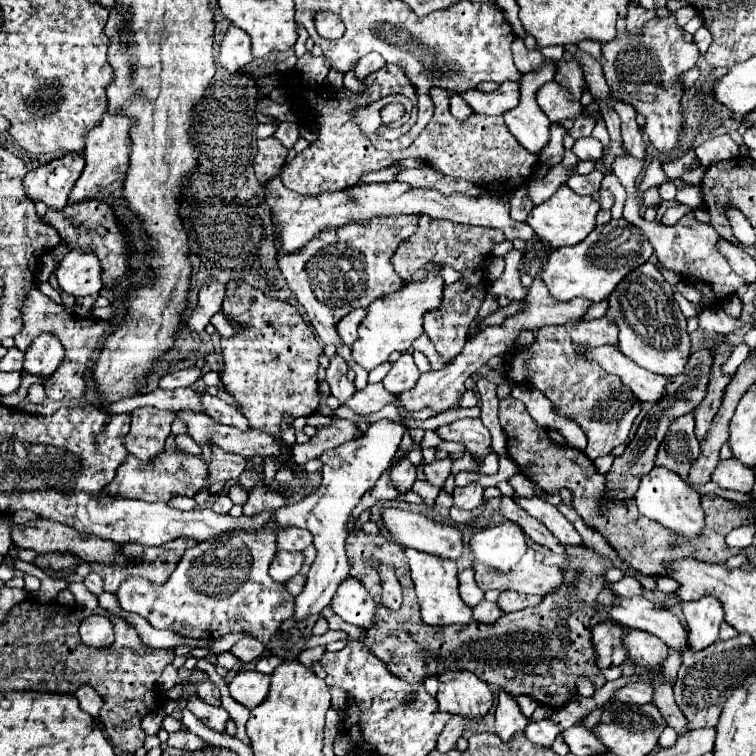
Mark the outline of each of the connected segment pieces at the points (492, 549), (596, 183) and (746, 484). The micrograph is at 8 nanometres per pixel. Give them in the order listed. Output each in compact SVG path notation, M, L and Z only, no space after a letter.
M505 521L497 527L475 533L471 539L471 551L475 561L509 571L525 555L527 535L517 523Z
M595 169L589 175L573 175L567 181L567 187L571 191L575 191L577 195L593 195L601 189L601 181L603 181L603 173L599 169Z
M731 457L731 459L725 459L725 461L717 463L715 471L711 473L711 481L715 481L723 489L749 493L753 489L755 473L747 465L743 465L737 459Z

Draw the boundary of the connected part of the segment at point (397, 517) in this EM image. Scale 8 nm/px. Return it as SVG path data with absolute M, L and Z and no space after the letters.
M385 509L383 513L385 525L391 531L391 535L395 537L395 541L403 547L409 549L417 549L441 559L459 559L463 555L463 531L453 525L453 523L443 523L443 521L433 521L423 517L421 513L413 513L413 511L403 511L403 509Z

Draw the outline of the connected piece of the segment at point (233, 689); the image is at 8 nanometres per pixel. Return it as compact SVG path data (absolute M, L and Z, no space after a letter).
M241 671L229 683L229 693L237 703L245 705L247 709L255 709L267 697L269 685L269 675L261 675L257 671Z

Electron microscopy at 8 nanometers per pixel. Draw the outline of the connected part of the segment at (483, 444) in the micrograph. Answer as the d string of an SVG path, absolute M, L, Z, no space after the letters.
M457 419L453 423L437 427L435 433L443 441L461 443L469 453L477 455L479 459L485 459L487 449L491 445L491 435L485 429L485 425L481 423L481 419Z

